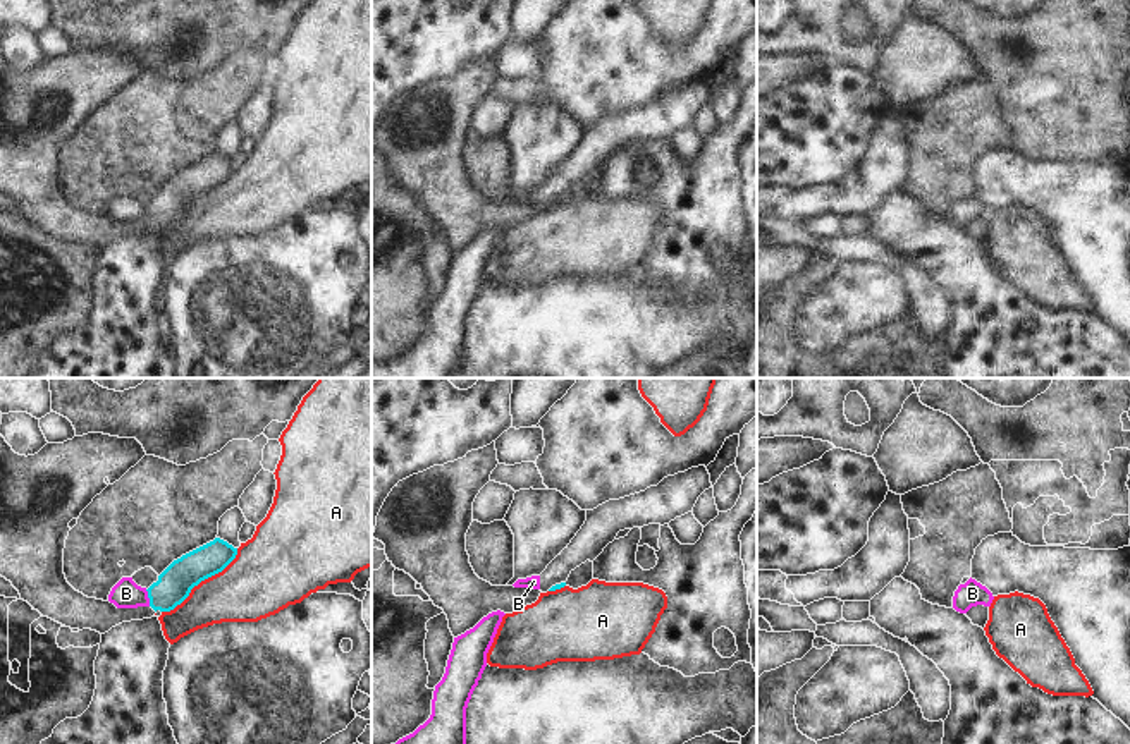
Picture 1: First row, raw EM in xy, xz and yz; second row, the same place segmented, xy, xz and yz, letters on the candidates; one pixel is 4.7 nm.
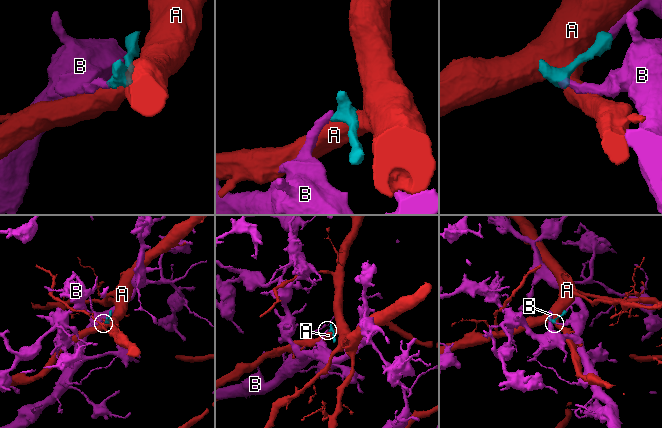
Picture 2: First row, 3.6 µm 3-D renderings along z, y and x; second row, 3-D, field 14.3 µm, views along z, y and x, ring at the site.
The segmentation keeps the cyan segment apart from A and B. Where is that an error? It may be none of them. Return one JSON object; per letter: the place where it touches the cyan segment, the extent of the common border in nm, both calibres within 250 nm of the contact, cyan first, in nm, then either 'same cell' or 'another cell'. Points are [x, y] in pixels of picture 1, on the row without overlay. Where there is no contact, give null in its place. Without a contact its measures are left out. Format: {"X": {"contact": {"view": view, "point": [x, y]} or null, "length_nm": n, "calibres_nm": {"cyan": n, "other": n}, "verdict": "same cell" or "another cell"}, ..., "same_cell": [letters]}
{"A": {"contact": {"view": "xy", "point": [202, 195]}, "length_nm": 460, "calibres_nm": {"cyan": 160, "other": 320}, "verdict": "another cell"}, "B": {"contact": {"view": "xy", "point": [148, 212]}, "length_nm": 80, "calibres_nm": {"cyan": 160, "other": 140}, "verdict": "another cell"}, "same_cell": []}

